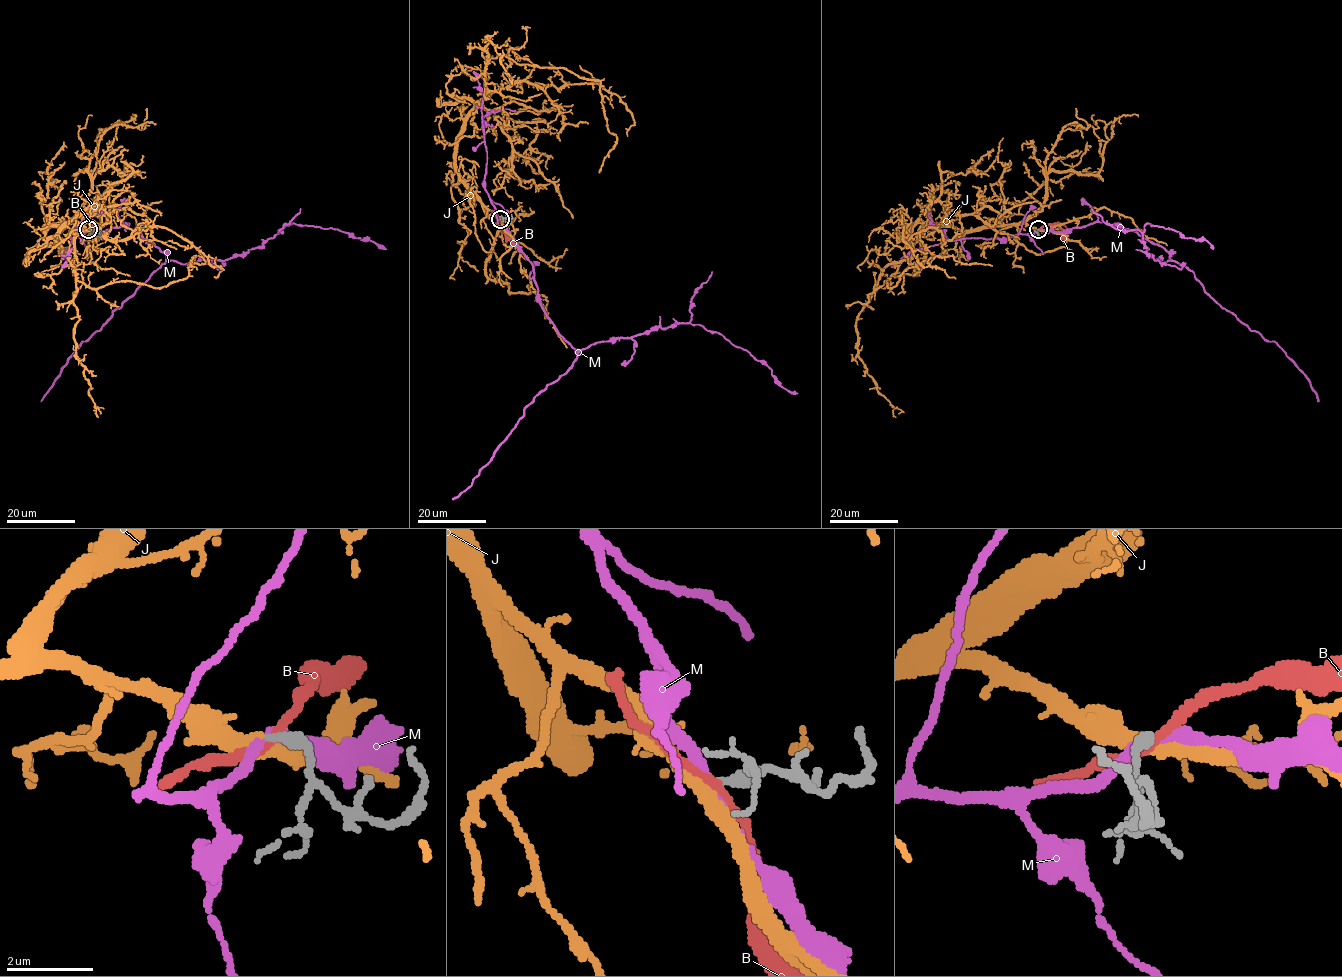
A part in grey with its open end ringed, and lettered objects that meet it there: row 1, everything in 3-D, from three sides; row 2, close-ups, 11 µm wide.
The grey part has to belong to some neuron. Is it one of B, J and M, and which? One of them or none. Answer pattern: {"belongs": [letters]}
{"belongs": ["J"]}

